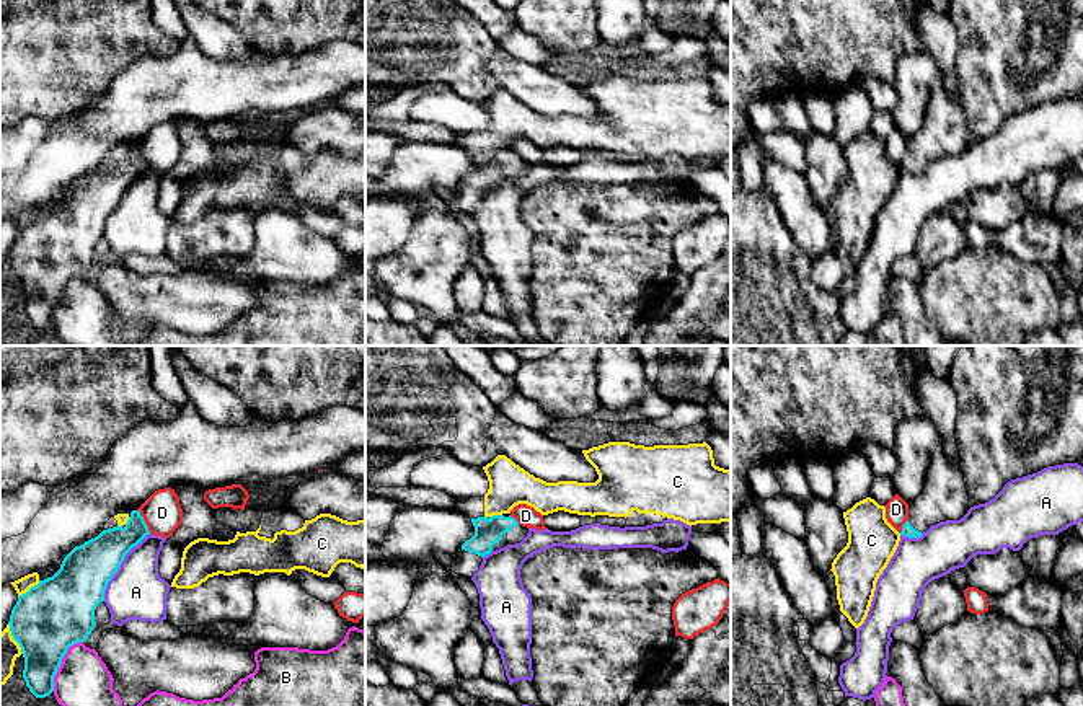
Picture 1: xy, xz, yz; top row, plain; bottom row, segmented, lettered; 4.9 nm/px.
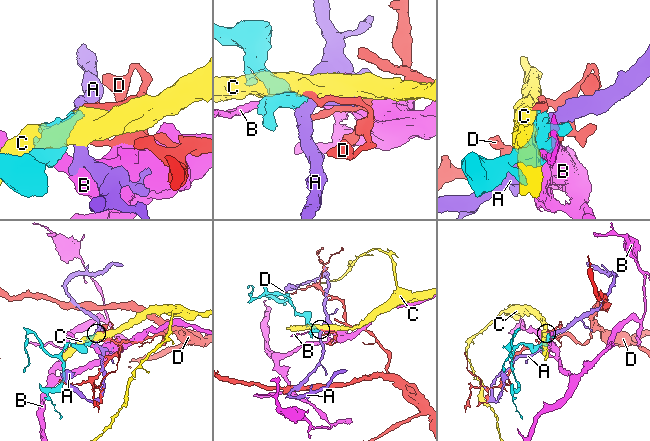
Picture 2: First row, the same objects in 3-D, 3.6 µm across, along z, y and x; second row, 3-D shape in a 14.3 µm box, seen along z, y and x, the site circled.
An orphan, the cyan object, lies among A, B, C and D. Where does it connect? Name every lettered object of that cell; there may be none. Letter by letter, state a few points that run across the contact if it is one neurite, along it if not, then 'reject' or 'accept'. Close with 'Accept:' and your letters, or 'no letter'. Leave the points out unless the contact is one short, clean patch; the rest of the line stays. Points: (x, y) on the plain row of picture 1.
A: xy (150, 168), (126, 189), (108, 217), (103, 235) | reject
B: reject
C: reject
D: xy (137, 144), (150, 167) | reject
Accept: no letter

